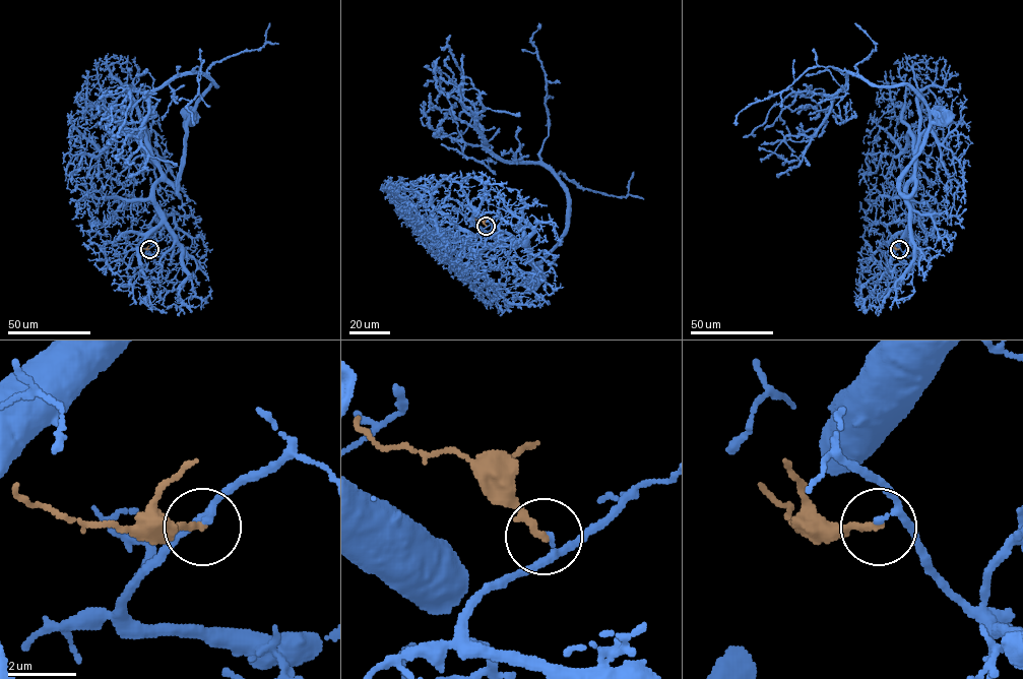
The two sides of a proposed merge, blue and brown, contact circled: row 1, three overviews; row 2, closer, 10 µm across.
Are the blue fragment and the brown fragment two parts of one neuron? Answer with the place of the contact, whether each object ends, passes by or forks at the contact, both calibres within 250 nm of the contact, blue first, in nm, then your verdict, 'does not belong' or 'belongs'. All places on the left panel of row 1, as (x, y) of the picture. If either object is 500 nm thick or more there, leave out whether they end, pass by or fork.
at (149, 249); blue passes by; brown ends there; 160 nm thick on the blue side, 200 nm on the other; does not belong

